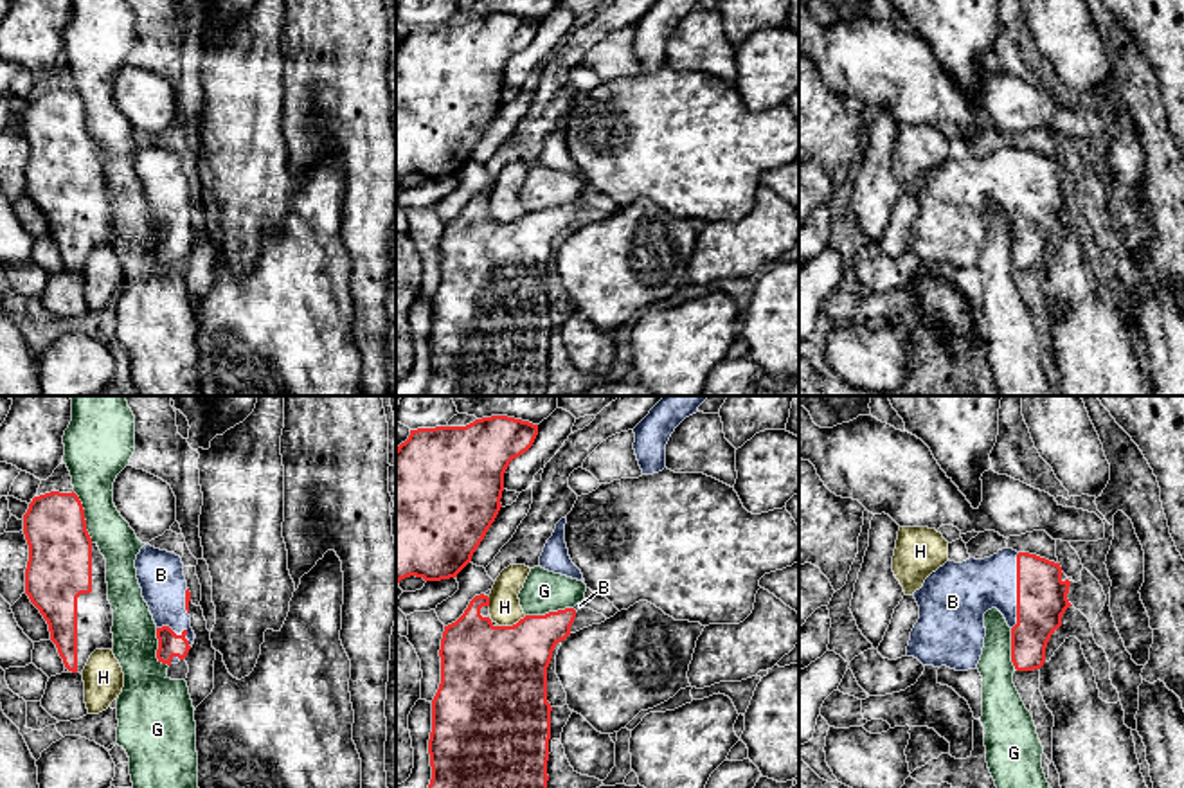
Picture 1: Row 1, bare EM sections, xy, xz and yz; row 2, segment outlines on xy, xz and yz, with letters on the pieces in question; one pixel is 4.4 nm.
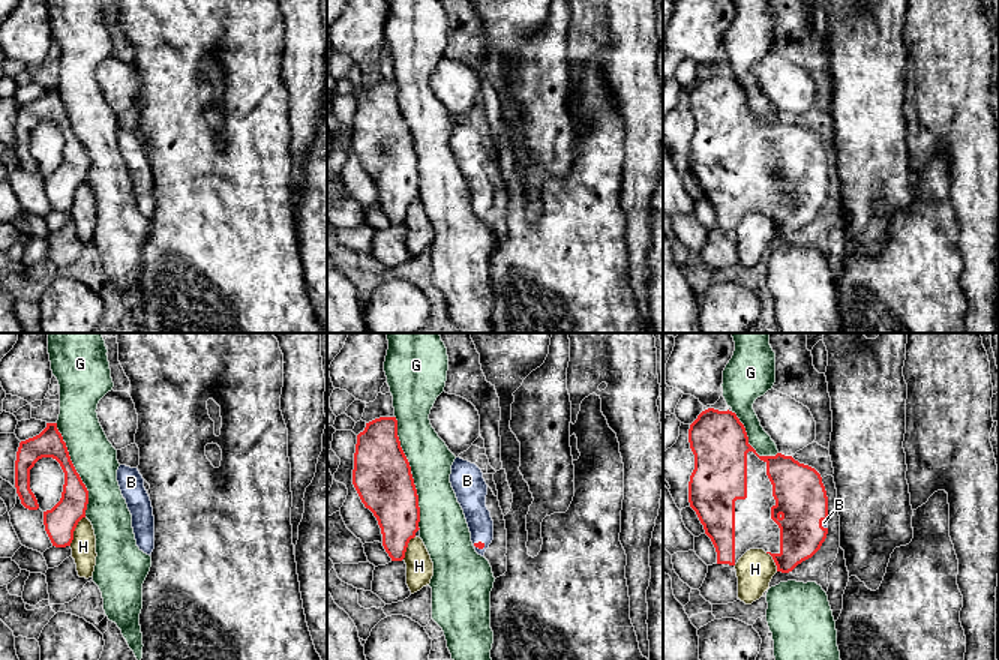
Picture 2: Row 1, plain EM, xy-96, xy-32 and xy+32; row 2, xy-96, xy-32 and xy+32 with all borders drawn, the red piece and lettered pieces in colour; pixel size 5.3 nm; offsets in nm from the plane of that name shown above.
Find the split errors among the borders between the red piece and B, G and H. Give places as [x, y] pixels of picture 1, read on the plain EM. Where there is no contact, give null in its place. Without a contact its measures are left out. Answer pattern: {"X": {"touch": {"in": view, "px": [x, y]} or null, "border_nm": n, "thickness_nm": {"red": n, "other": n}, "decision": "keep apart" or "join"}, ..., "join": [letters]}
{"B": {"touch": {"in": "yz", "px": [1017, 188]}, "border_nm": 340, "thickness_nm": {"red": 220, "other": 280}, "decision": "join"}, "G": {"touch": {"in": "xy", "px": [83, 114]}, "border_nm": 240, "thickness_nm": {"red": 280, "other": 240}, "decision": "keep apart"}, "H": {"touch": {"in": "xz", "px": [513, 222]}, "border_nm": 140, "thickness_nm": {"red": 460, "other": 140}, "decision": "keep apart"}, "join": ["B"]}

